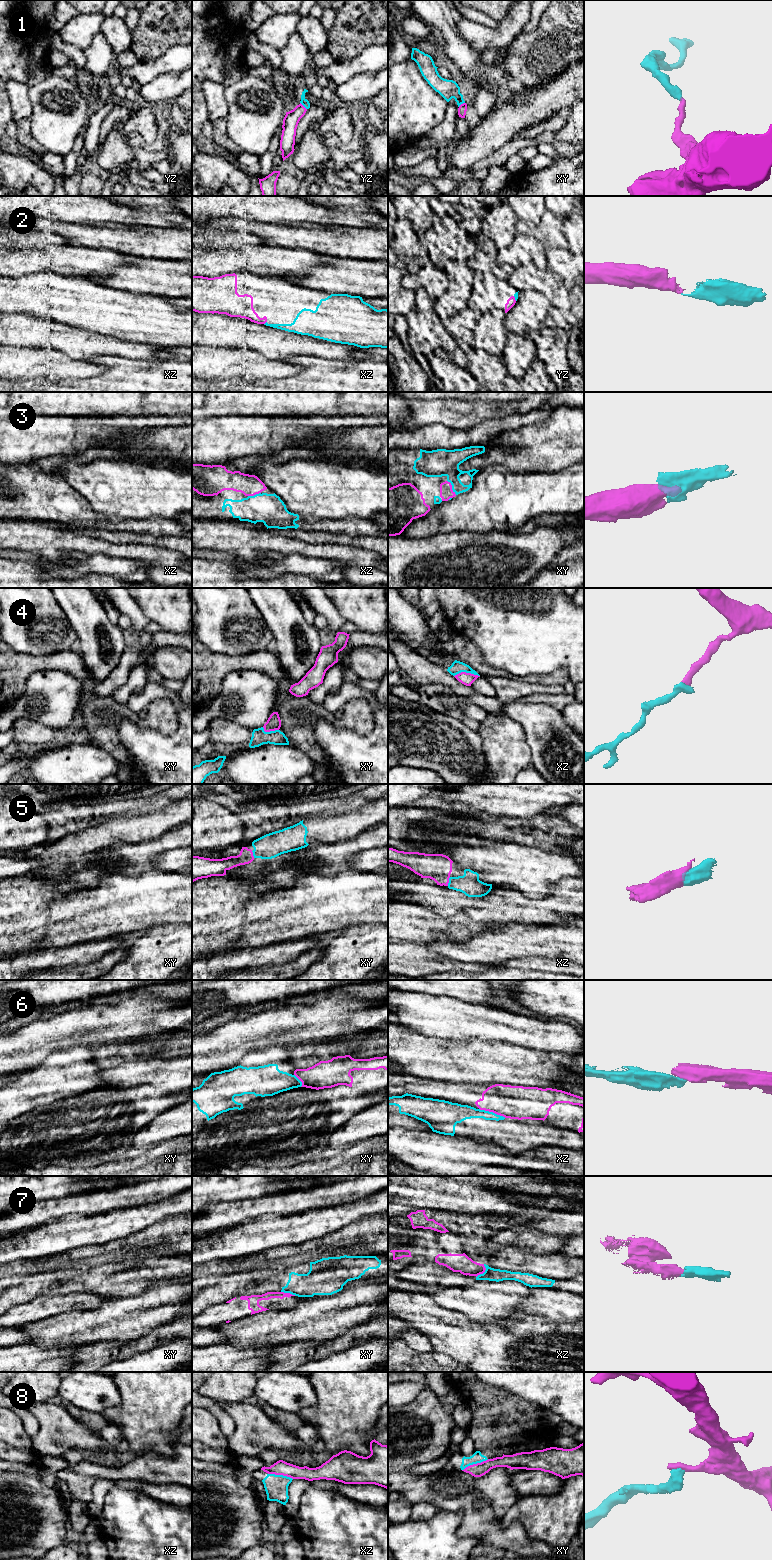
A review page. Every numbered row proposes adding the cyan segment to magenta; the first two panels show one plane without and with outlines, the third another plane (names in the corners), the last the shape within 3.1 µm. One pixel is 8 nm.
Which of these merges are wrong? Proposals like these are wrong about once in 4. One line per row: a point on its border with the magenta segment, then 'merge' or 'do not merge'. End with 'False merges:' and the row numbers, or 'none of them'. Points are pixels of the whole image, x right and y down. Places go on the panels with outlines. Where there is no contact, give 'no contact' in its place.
1: yz (303, 106) | merge
2: xz (265, 322) | merge
3: xy (451, 487) | merge
4: xz (466, 673) | merge
5: xz (448, 881) | merge
6: xz (492, 1111) | do not merge
7: xz (483, 1272) | do not merge
8: xy (475, 1464) | merge
False merges: 6, 7

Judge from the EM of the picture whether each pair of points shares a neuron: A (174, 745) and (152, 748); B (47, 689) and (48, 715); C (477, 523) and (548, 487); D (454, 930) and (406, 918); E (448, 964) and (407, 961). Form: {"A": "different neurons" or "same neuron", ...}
{"A": "same neuron", "B": "same neuron", "C": "same neuron", "D": "same neuron", "E": "same neuron"}

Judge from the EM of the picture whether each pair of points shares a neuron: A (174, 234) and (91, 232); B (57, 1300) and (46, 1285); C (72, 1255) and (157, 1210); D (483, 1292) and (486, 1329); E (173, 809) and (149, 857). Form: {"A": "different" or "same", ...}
{"A": "same", "B": "different", "C": "different", "D": "different", "E": "different"}

